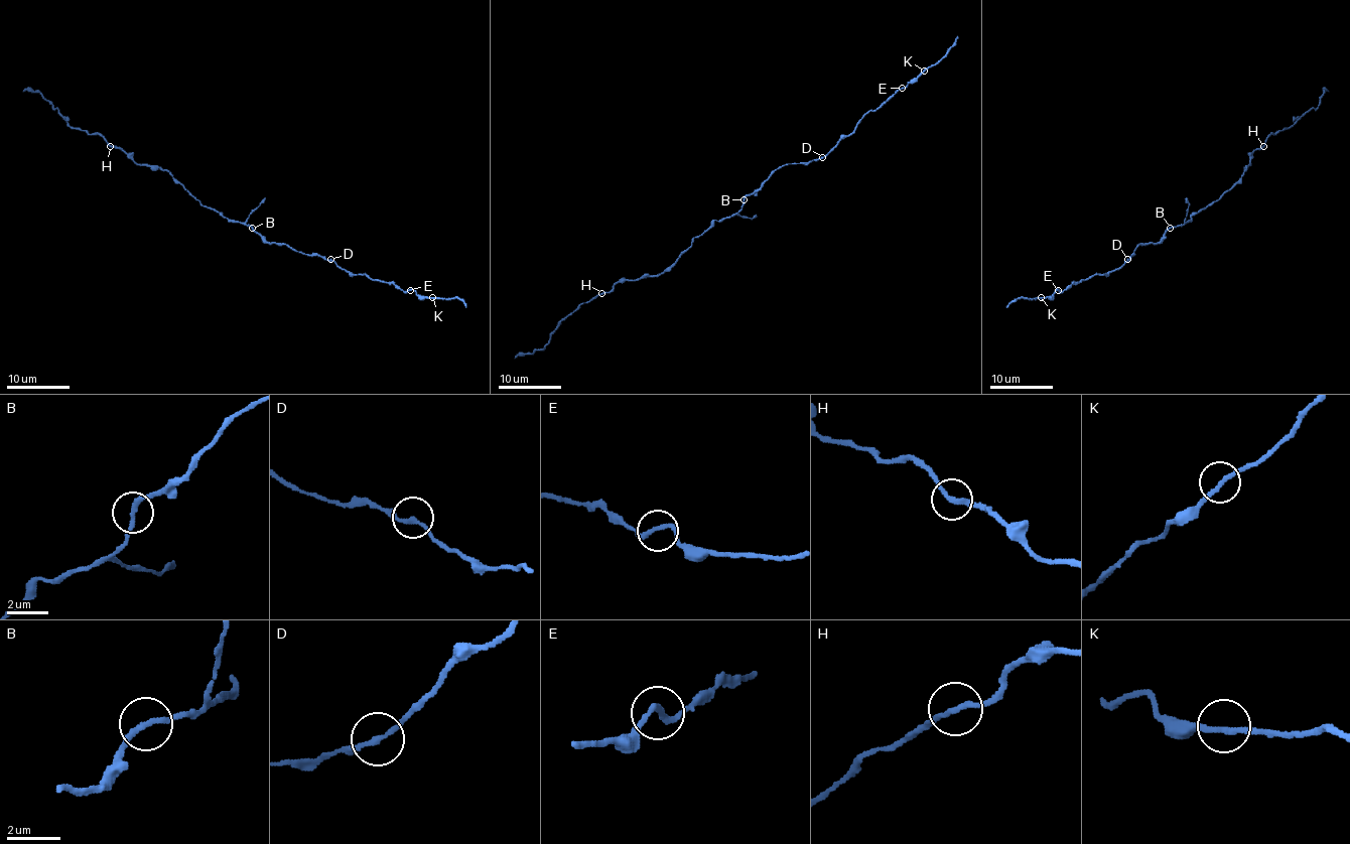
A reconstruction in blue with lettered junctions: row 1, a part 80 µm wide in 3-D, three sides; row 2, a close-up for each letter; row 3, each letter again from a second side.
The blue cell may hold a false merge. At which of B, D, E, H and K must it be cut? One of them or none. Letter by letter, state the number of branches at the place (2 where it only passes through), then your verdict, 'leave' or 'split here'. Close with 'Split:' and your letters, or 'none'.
B: 2 branches meet; leave
D: 2 branches meet; leave
E: 2 branches meet; leave
H: 2 branches meet; split here
K: 2 branches meet; leave
Split: H

